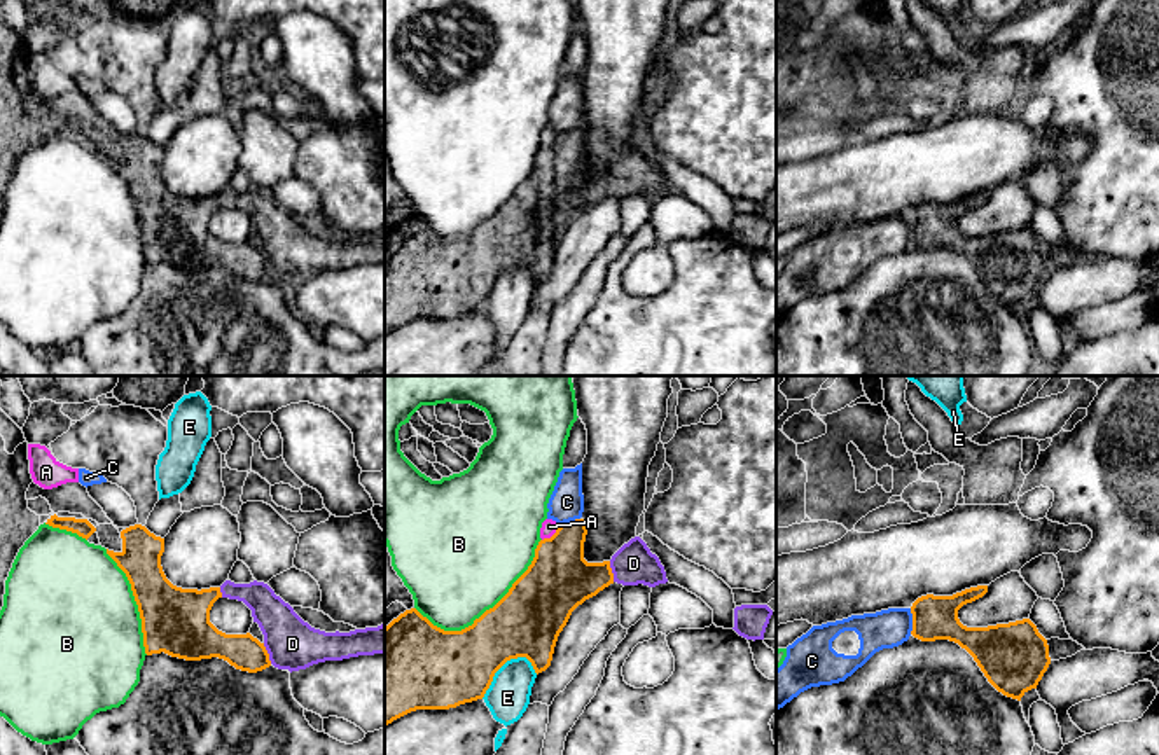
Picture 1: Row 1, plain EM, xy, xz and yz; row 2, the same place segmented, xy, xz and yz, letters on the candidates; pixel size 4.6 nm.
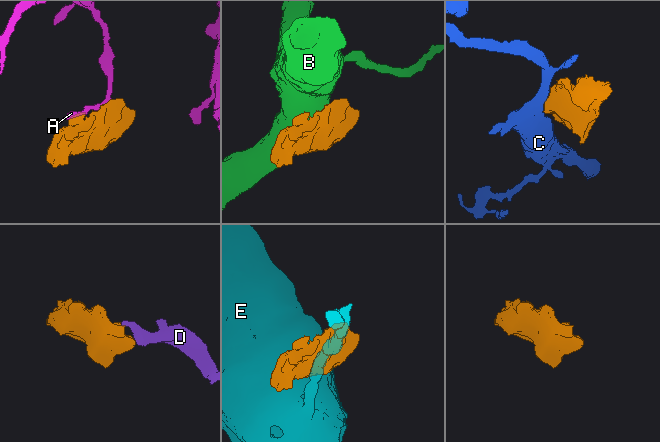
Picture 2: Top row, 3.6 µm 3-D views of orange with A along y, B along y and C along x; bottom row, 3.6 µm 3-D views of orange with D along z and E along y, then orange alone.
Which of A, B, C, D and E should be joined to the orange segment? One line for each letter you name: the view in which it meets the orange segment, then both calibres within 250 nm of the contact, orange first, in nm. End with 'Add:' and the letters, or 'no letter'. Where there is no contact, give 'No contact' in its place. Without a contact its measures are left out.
D: Touches orange in xy. Thickness 160 nm (orange) against 240 nm
Add: D

